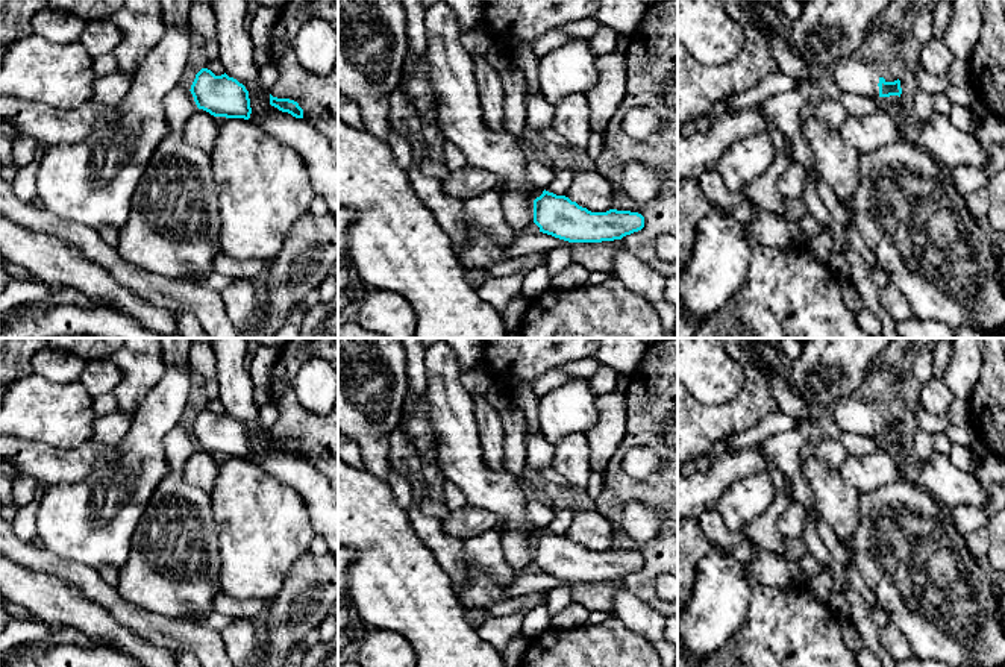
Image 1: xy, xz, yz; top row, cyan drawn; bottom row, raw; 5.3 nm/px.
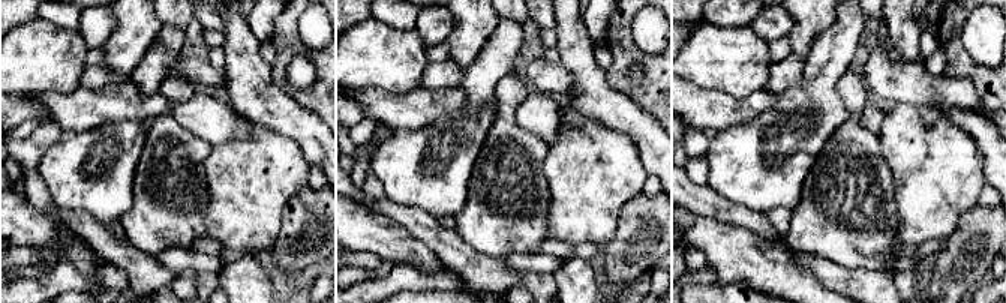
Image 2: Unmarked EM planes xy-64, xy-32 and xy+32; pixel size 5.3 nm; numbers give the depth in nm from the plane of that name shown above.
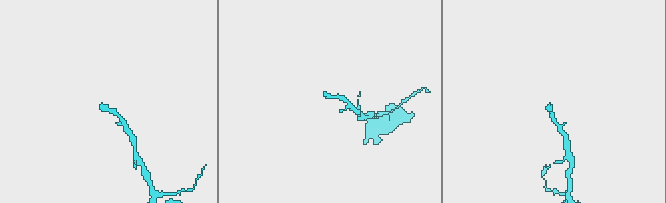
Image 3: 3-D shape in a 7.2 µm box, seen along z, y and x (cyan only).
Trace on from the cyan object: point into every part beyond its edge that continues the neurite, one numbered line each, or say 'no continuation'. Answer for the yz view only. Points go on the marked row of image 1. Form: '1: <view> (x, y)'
1: yz (852, 76)

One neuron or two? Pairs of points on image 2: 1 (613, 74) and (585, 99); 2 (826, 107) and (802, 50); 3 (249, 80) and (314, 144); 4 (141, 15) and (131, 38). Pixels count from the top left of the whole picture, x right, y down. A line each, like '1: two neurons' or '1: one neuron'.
1: two neurons
2: two neurons
3: one neuron
4: one neuron

